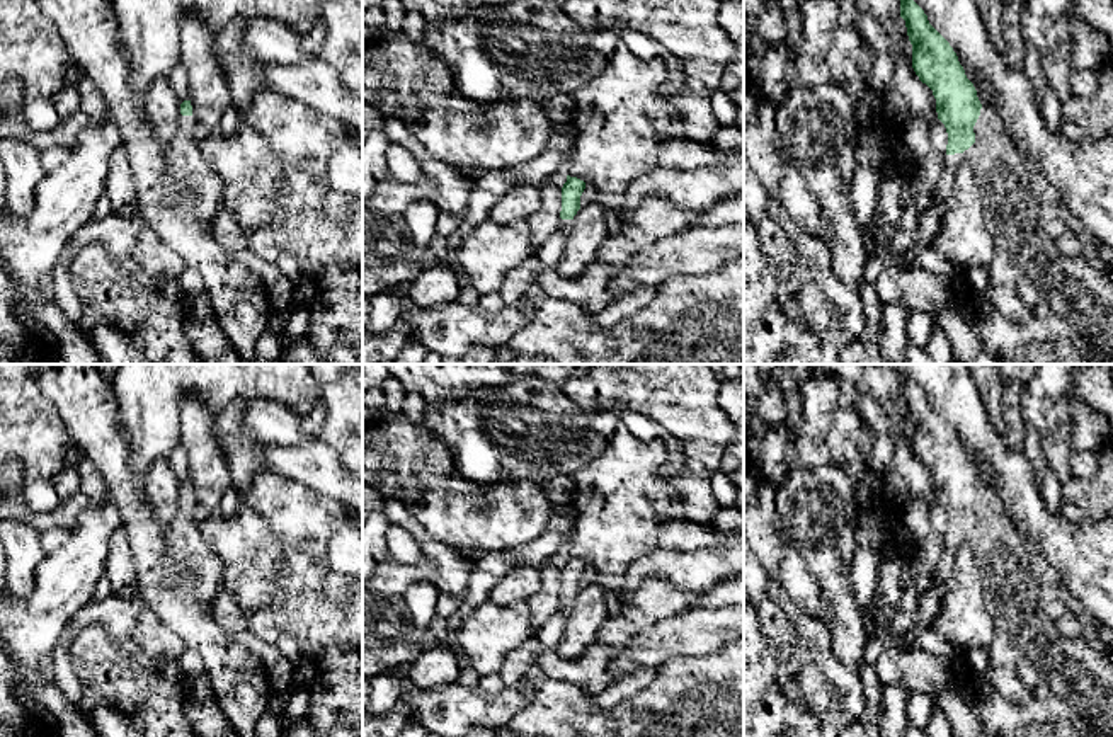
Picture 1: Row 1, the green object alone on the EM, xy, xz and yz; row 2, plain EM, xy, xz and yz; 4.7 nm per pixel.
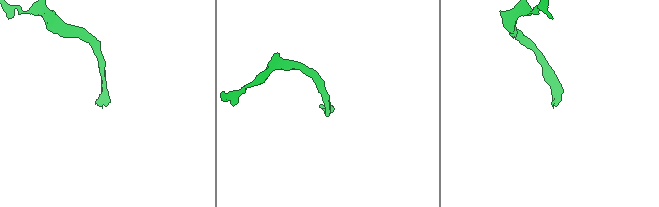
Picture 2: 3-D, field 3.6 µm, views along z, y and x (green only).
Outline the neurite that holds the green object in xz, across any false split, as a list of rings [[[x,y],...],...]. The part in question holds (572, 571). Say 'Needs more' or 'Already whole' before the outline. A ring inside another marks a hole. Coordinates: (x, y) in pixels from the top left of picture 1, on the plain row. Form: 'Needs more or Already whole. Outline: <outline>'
Needs more. Outline: [[[567,557],[567,563],[562,568],[562,592],[560,592],[560,611],[568,616],[572,611],[572,601],[580,591],[580,577],[585,570],[585,563]]]

